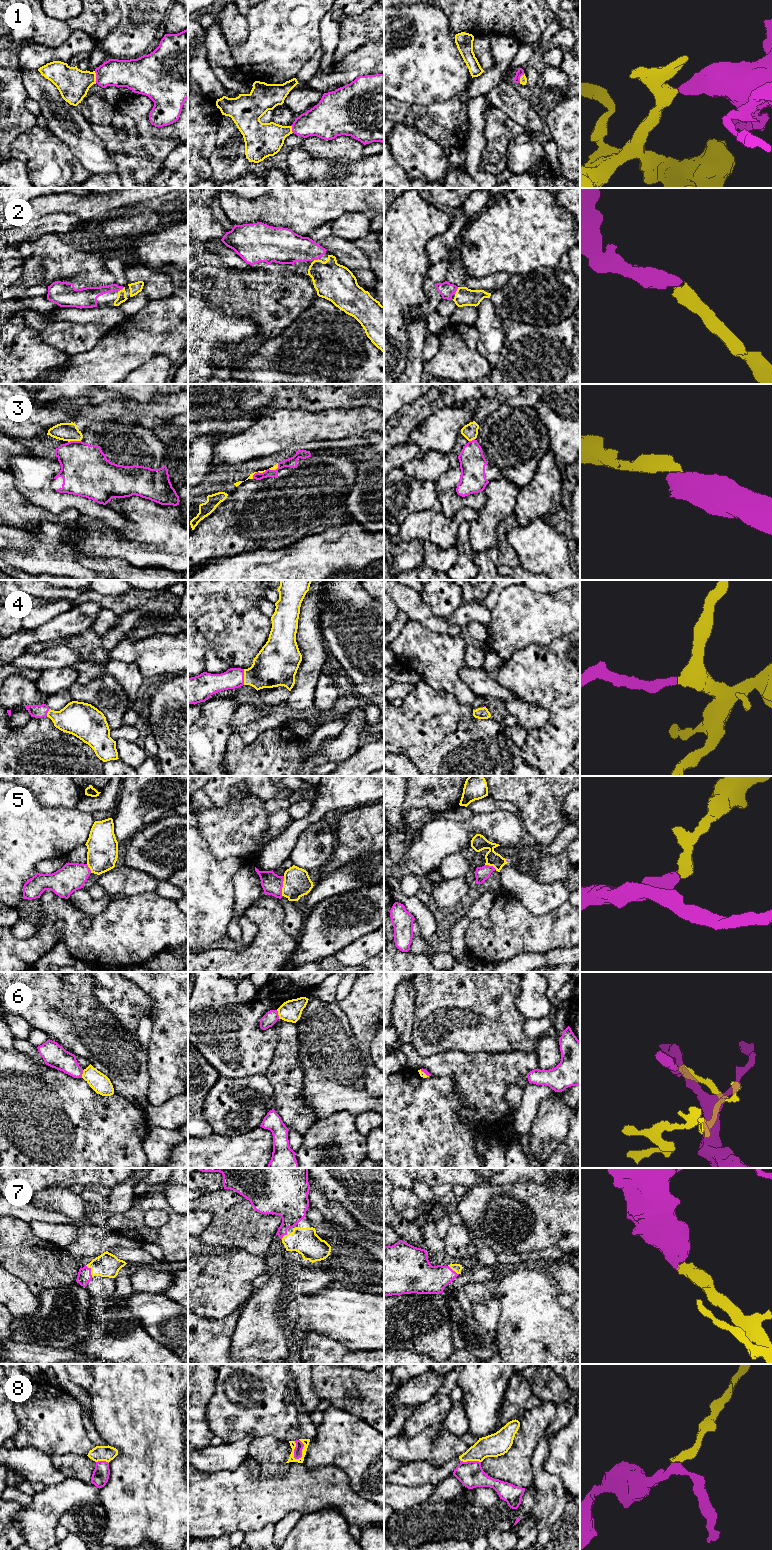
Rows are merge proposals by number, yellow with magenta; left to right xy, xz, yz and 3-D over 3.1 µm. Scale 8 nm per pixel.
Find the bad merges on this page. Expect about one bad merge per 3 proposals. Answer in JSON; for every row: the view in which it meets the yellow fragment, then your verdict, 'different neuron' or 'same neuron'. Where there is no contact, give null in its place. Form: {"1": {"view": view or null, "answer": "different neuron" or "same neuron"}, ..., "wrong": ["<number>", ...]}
{"1": {"view": "xy", "answer": "same neuron"}, "2": {"view": "xy", "answer": "same neuron"}, "3": {"view": "xy", "answer": "different neuron"}, "4": {"view": "xz", "answer": "same neuron"}, "5": {"view": "xz", "answer": "different neuron"}, "6": {"view": "xz", "answer": "different neuron"}, "7": {"view": "xy", "answer": "same neuron"}, "8": {"view": "xz", "answer": "different neuron"}, "wrong": ["3", "5", "6", "8"]}

